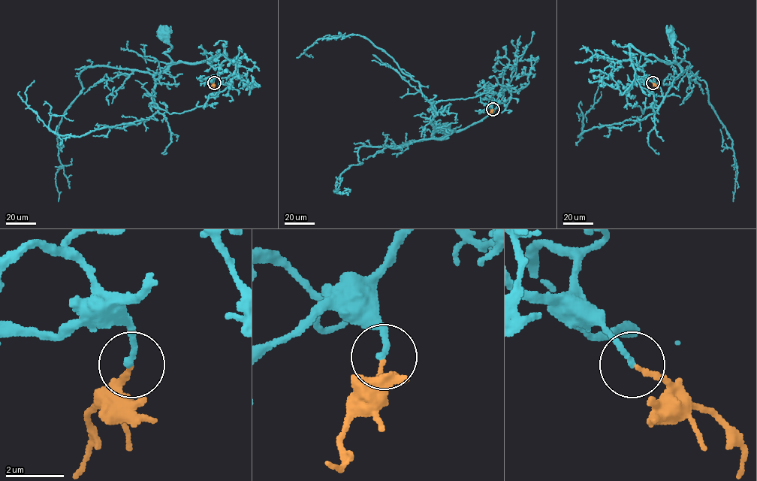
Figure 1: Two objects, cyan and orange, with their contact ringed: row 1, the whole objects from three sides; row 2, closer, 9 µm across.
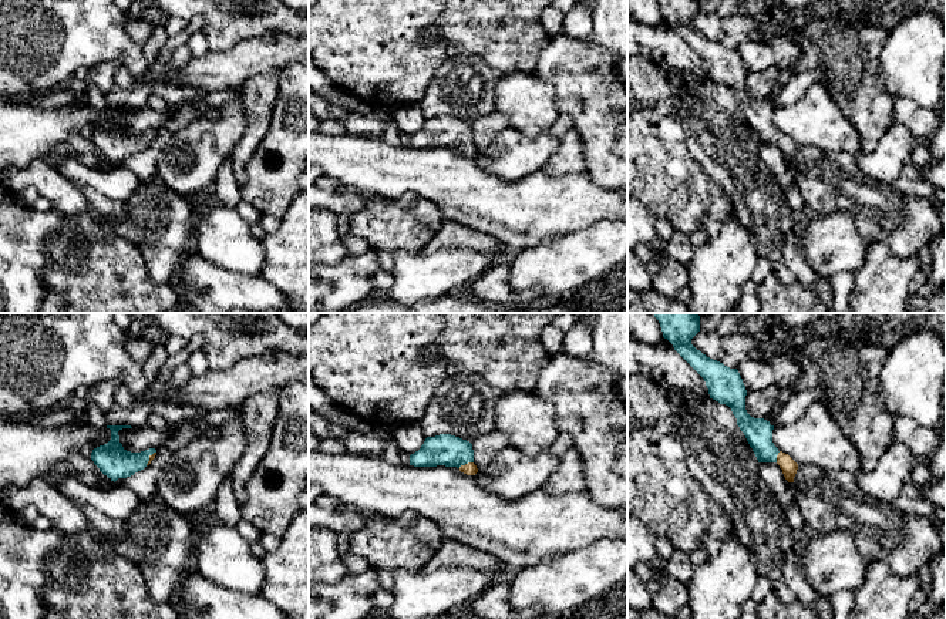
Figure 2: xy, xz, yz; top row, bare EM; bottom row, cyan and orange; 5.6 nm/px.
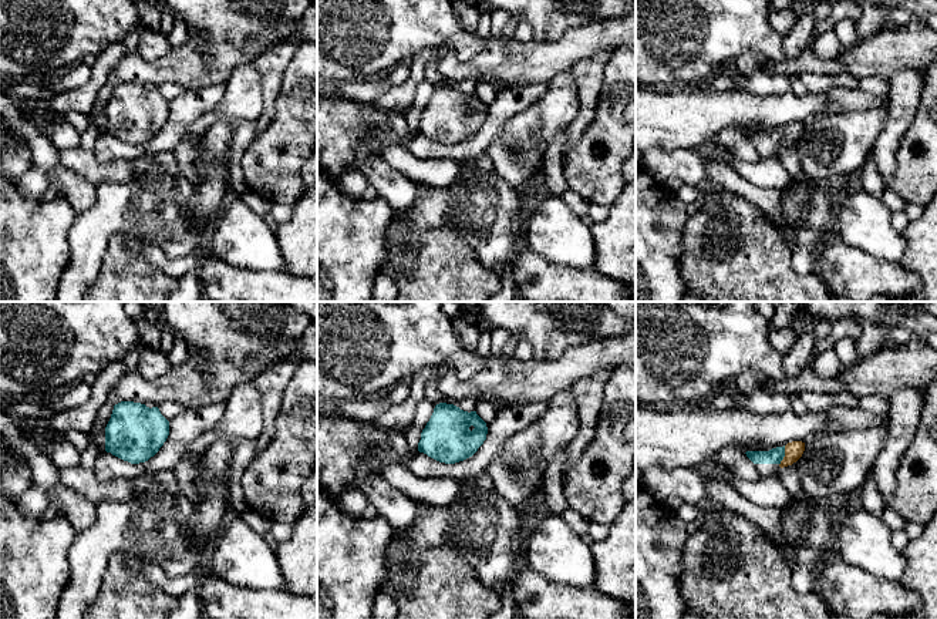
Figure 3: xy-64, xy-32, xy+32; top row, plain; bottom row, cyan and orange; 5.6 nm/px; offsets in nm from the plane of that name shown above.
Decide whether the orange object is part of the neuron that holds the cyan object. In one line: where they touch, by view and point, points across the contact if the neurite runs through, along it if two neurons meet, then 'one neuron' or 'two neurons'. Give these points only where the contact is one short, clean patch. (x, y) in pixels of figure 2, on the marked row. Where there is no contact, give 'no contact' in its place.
xz (465, 463) | across xz (447, 450), (454, 451), (465, 463), (470, 468) | one neuron

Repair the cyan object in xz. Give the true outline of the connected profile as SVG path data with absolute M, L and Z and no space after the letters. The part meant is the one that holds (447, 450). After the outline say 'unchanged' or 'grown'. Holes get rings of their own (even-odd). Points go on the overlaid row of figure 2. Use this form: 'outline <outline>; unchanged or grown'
outline M451 434L427 437L421 448L410 455L410 465L457 467L467 475L475 475L478 472L474 464L472 444Z; grown

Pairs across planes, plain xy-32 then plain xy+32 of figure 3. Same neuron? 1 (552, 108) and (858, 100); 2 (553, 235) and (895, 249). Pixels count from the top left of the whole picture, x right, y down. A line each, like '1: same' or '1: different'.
1: different
2: same

